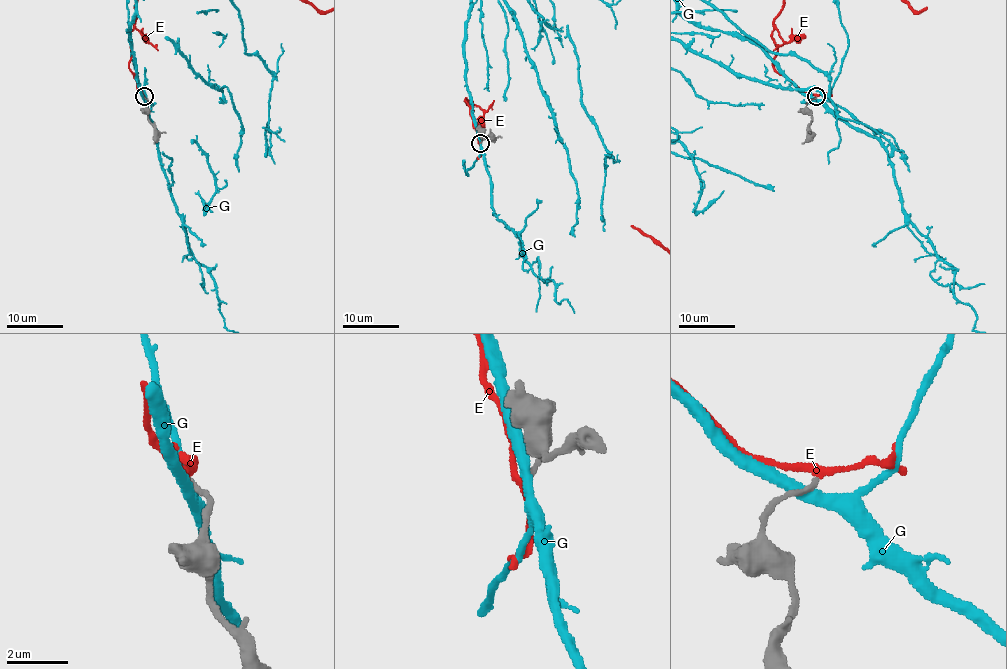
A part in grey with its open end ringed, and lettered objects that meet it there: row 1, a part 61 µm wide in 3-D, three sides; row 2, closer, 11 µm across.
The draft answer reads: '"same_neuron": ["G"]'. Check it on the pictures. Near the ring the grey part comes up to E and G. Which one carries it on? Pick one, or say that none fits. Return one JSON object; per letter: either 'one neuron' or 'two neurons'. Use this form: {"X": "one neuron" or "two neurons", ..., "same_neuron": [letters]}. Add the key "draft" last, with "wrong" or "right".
{"E": "one neuron", "G": "two neurons", "same_neuron": ["E"], "draft": "wrong"}

